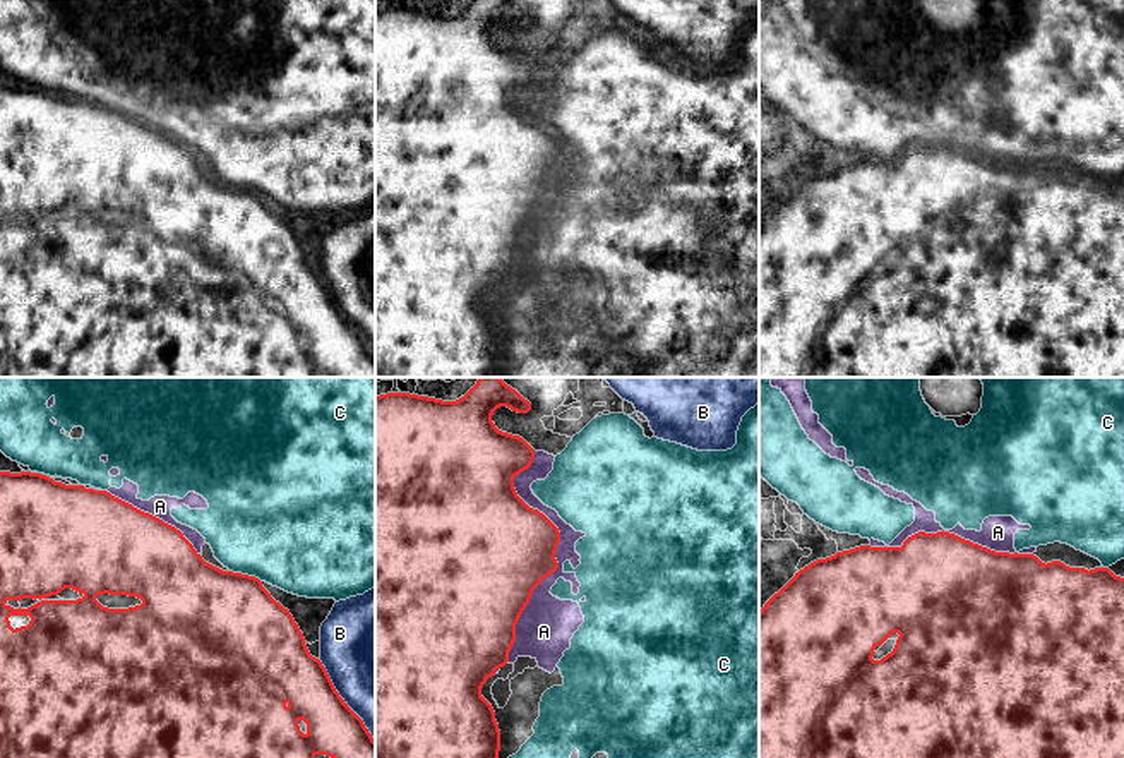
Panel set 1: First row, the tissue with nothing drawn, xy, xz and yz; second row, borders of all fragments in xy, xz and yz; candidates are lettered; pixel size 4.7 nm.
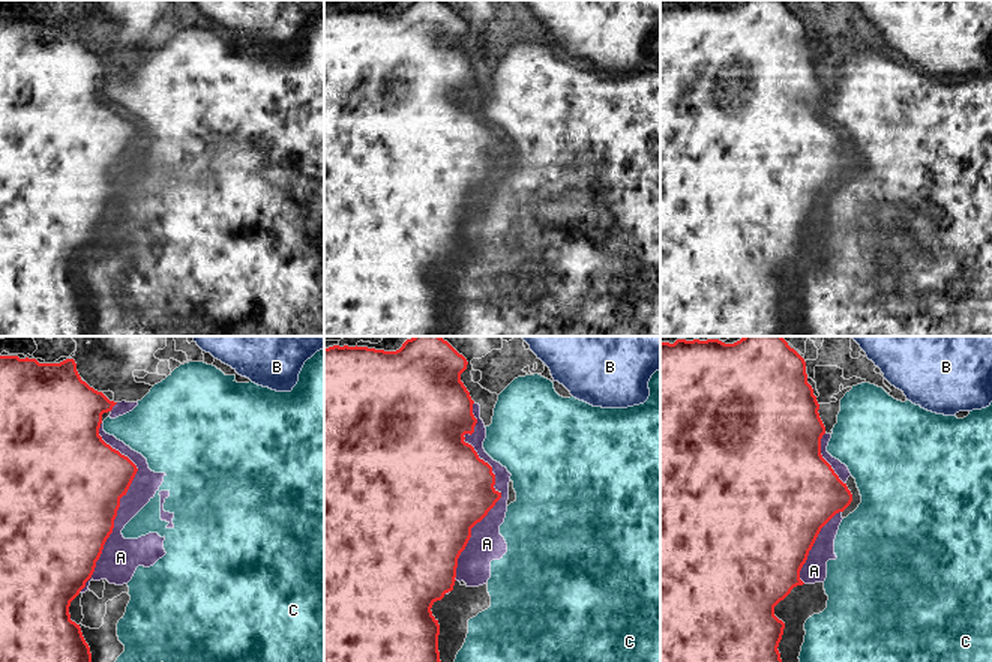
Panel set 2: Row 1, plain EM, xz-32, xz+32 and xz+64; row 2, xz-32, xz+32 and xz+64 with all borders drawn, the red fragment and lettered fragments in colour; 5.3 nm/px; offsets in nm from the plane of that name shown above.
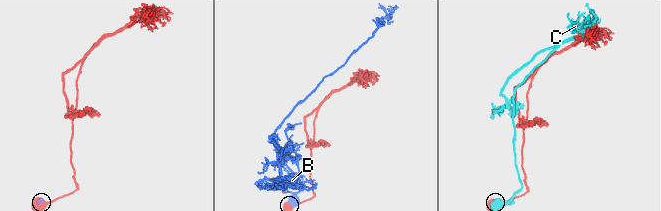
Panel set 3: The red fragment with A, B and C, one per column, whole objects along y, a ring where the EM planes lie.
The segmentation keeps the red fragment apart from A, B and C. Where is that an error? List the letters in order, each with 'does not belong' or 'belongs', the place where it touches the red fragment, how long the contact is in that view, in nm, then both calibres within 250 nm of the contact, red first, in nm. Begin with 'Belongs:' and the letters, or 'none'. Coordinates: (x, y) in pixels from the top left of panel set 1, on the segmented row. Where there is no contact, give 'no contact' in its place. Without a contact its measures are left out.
Belongs: none
A: does not belong; contact xz (554, 554); length 1000 nm; calibres 480 and 140 nm
B: does not belong; contact xy (343, 702); length 460 nm; calibres 260 and 460 nm
C: does not belong; contact xy (245, 575); length 160 nm; calibres 500 and 500 nm

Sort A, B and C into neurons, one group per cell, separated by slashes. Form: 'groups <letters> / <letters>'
groups A C / B

